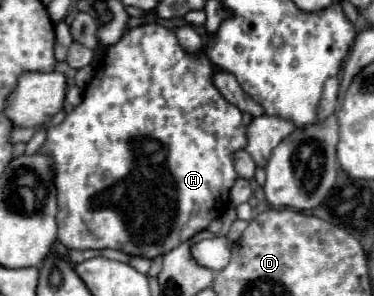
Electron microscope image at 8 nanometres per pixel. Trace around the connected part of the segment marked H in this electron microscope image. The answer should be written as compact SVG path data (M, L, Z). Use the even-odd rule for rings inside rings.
M147 23L129 29L115 45L107 47L101 65L95 69L95 77L85 89L85 97L81 105L77 105L61 125L47 129L47 141L41 149L43 153L49 153L55 161L55 185L57 185L57 199L59 199L59 213L57 213L59 241L67 249L85 251L85 249L101 249L101 243L117 243L119 249L129 255L141 255L153 259L181 245L195 233L207 229L207 225L213 219L223 215L225 205L229 201L229 189L237 179L233 167L233 155L247 145L247 129L241 121L243 119L241 111L229 101L225 101L225 97L221 97L219 89L213 85L213 73L215 73L213 65L205 53L187 53L181 47L175 31L157 23Z

